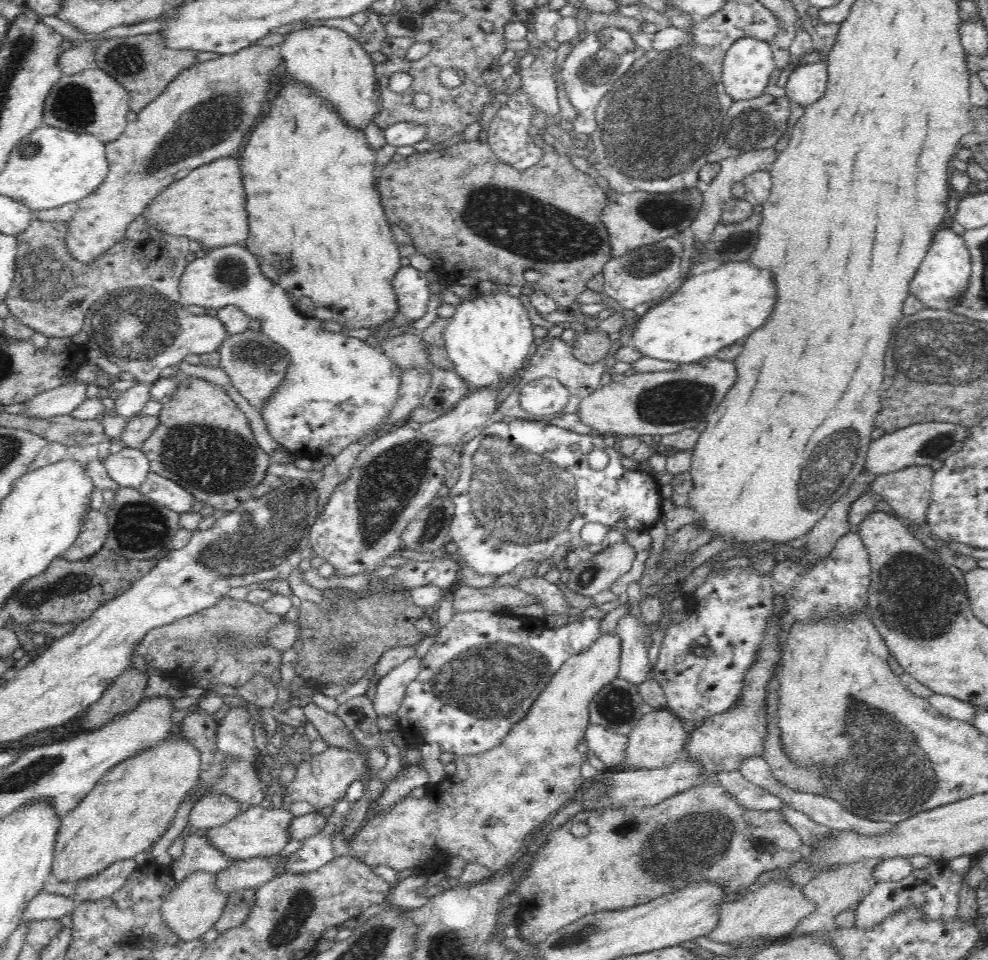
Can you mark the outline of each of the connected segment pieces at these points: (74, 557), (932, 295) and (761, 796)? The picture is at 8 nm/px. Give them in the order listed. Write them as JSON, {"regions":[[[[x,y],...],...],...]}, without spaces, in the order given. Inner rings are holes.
{"regions":[[[[91,507],[89,509],[79,537],[61,554],[62,558],[72,562],[84,560],[96,554],[104,546],[109,530],[108,518],[103,510],[93,510]]],[[[938,228],[932,236],[932,242],[916,276],[910,282],[910,293],[919,298],[925,306],[950,311],[956,300],[968,288],[970,276],[972,276],[972,261],[963,235],[958,235],[950,228]]],[[[738,769],[730,770],[730,772],[724,770],[724,772],[716,774],[714,782],[720,783],[738,804],[748,810],[778,811],[782,807],[788,807],[782,799],[744,778]]]]}

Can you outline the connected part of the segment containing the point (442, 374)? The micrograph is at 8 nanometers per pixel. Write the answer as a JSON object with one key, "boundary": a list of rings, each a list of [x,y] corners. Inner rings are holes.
{"boundary":[[[436,367],[431,372],[432,381],[428,396],[410,416],[410,420],[420,425],[452,411],[461,399],[470,394],[468,384],[460,379],[456,371]]]}

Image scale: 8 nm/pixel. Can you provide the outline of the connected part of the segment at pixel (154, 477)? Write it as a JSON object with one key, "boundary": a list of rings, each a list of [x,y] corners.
{"boundary":[[[149,472],[138,489],[154,502],[180,514],[189,512],[195,501],[190,491],[156,472]]]}

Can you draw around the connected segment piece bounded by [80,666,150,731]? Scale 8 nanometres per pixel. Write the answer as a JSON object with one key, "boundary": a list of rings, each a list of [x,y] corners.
{"boundary":[[[133,666],[124,670],[124,674],[104,691],[102,698],[90,706],[80,721],[84,730],[98,730],[114,718],[124,716],[136,708],[144,699],[144,688],[149,675],[150,671],[138,671]]]}

